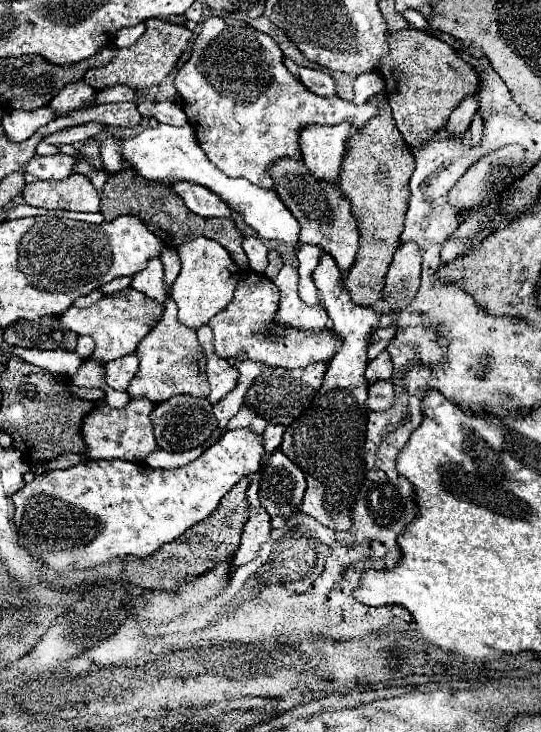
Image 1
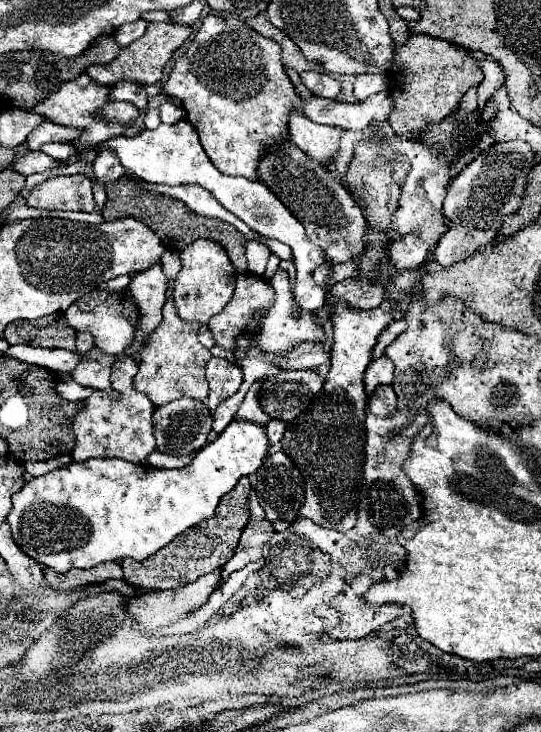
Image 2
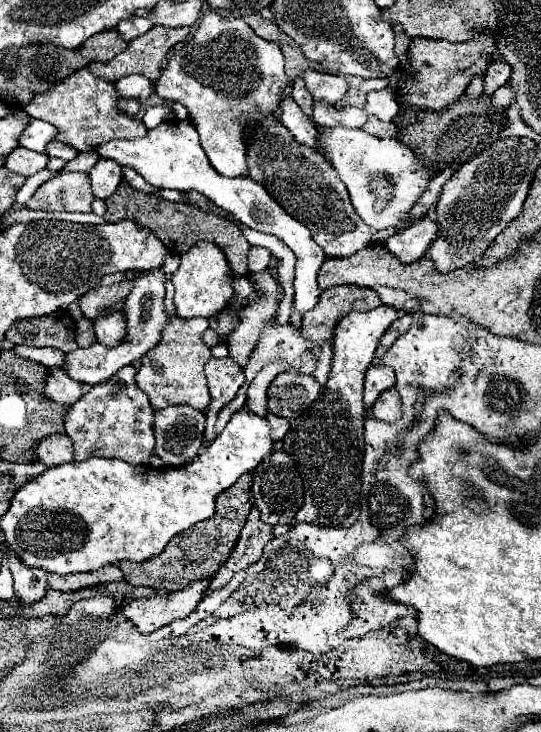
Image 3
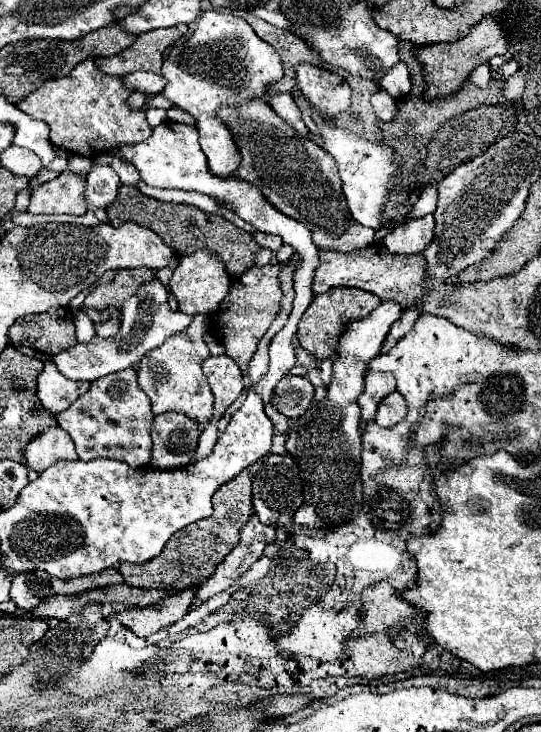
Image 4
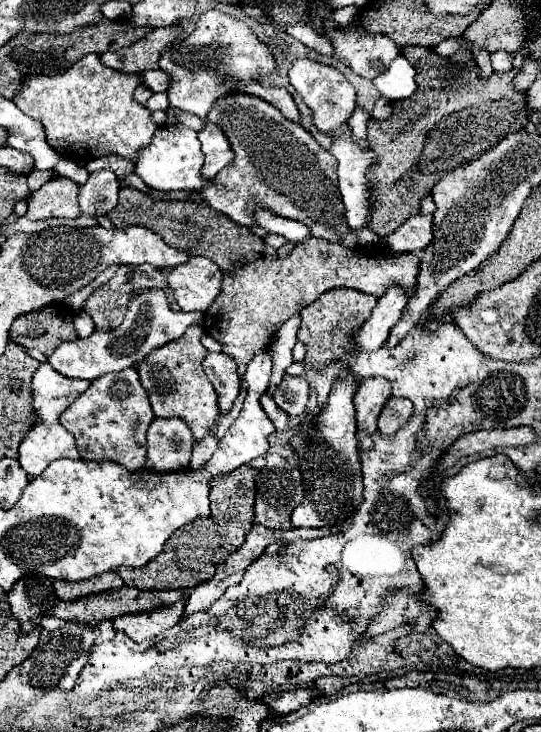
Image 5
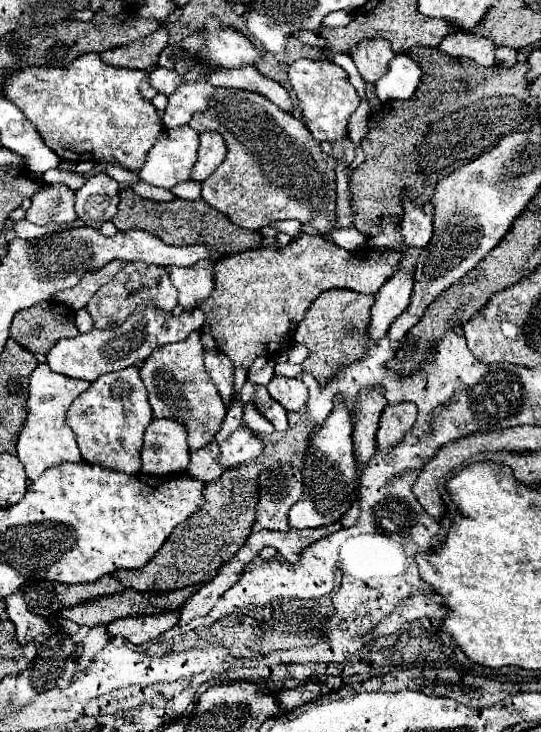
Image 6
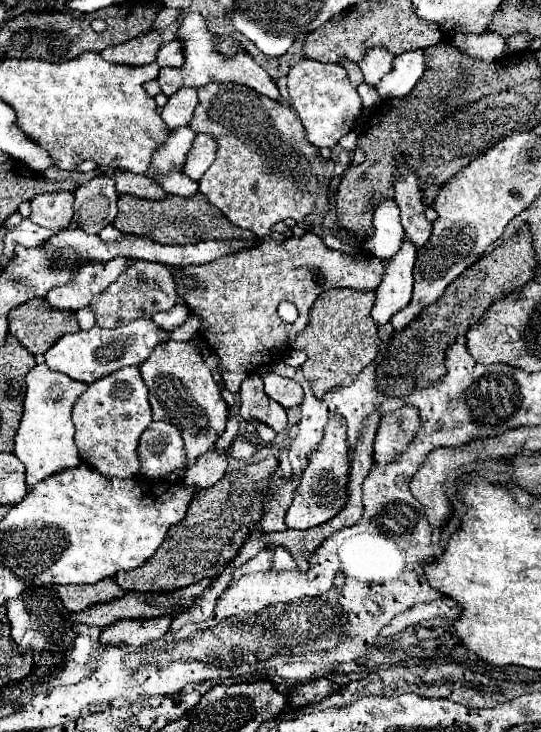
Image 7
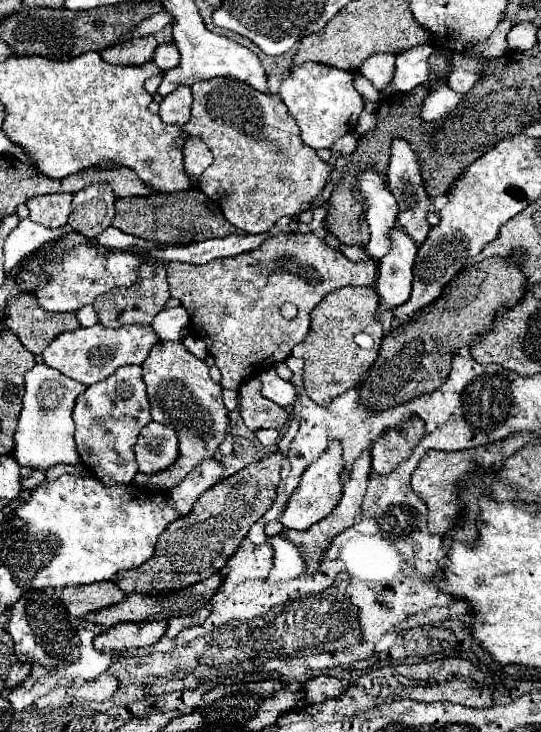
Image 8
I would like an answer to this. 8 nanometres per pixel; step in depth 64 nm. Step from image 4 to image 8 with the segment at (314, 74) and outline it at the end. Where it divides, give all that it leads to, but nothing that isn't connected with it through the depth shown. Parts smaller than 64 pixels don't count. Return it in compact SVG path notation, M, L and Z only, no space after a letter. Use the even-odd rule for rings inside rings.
M304 62L302 66L294 66L290 70L280 86L280 98L300 128L302 140L314 150L330 148L340 136L348 134L356 126L364 108L364 100L356 92L354 76L350 72L314 62Z

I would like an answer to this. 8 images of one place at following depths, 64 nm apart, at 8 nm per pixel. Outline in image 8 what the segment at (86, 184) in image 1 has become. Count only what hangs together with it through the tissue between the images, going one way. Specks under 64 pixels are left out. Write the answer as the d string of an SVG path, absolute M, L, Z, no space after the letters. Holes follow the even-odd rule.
M46 194L46 196L36 196L26 202L30 210L30 220L48 226L48 228L60 228L68 222L68 216L72 212L70 208L72 194Z

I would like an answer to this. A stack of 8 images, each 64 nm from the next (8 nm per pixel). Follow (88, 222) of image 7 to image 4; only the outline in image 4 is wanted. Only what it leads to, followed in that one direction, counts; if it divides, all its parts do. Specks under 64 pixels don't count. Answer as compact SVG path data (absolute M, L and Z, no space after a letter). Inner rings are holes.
M98 164L88 172L84 200L88 204L88 210L106 208L114 202L120 188L120 178L108 164Z

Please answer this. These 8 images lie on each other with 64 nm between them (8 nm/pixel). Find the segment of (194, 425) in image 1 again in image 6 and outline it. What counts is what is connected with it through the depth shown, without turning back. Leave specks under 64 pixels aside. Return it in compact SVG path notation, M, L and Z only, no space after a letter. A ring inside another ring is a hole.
M152 420L144 432L140 456L144 474L182 474L190 462L184 426L176 420Z

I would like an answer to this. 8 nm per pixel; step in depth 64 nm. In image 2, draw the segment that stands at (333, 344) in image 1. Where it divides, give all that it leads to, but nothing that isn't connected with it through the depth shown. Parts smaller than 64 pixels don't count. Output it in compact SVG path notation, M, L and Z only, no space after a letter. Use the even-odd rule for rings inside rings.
M250 272L238 274L232 300L226 304L222 312L218 312L208 322L208 328L214 332L216 344L232 352L236 338L242 336L242 328L248 326L252 314L262 308L268 310L272 304L274 290L268 282ZM306 342L294 348L288 356L280 360L282 368L294 368L294 370L316 370L320 364L326 362L326 354L322 352L320 342Z

